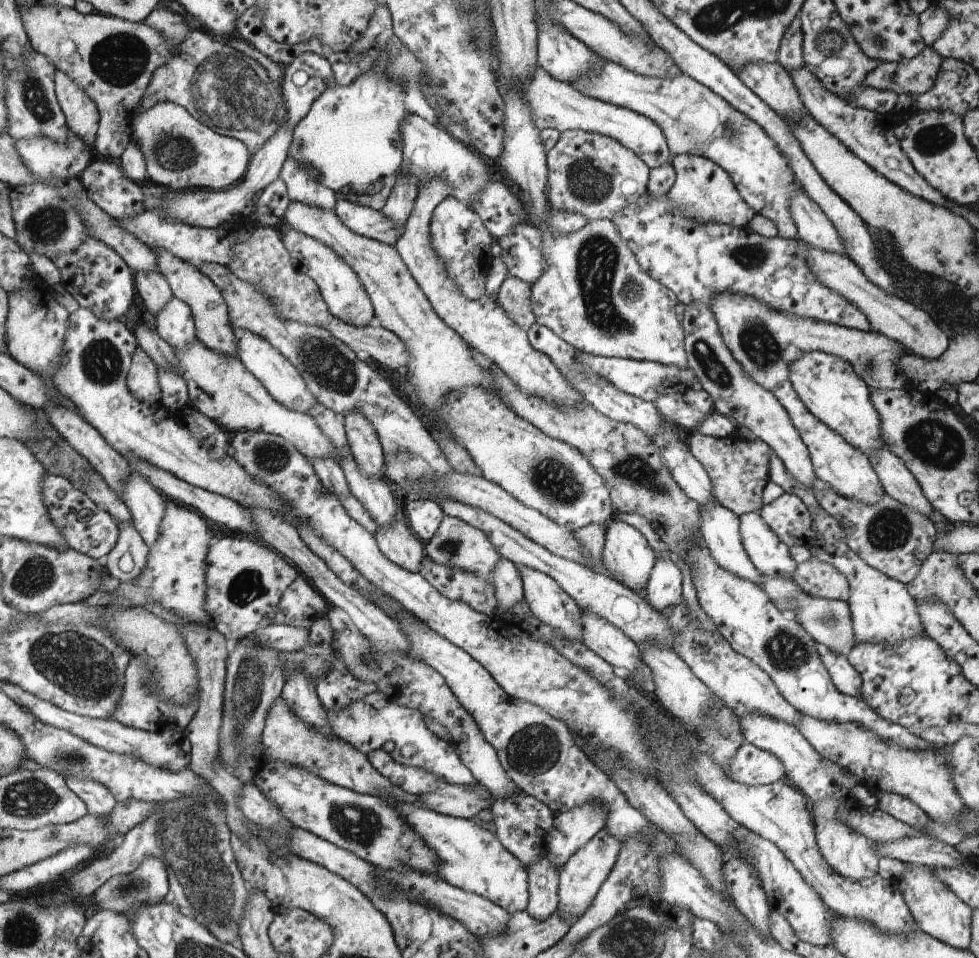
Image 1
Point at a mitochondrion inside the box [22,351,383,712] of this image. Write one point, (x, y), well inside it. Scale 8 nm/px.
(78, 666)

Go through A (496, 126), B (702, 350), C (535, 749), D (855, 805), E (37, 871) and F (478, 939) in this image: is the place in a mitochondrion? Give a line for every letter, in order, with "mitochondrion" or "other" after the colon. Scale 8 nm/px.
A: other
B: mitochondrion
C: mitochondrion
D: other
E: other
F: other

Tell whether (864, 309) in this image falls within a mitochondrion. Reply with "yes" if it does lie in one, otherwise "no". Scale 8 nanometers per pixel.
no

